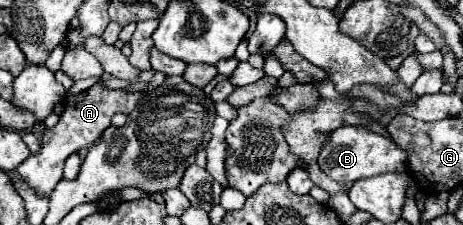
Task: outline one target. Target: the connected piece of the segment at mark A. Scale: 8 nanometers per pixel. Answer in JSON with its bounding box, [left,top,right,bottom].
[16,83,142,195]

